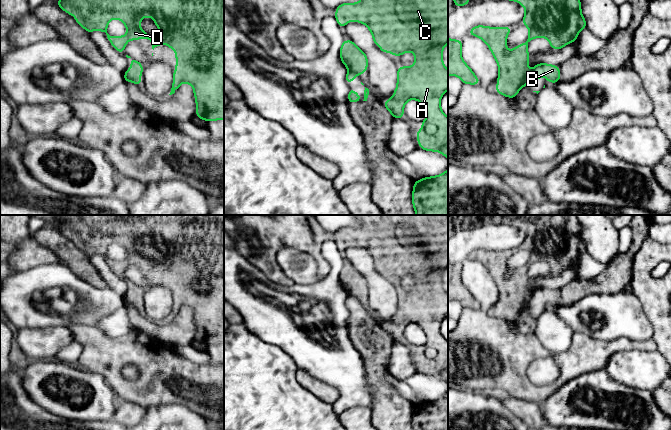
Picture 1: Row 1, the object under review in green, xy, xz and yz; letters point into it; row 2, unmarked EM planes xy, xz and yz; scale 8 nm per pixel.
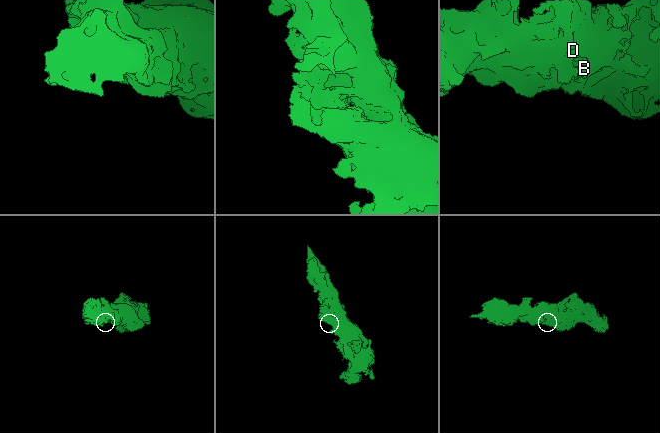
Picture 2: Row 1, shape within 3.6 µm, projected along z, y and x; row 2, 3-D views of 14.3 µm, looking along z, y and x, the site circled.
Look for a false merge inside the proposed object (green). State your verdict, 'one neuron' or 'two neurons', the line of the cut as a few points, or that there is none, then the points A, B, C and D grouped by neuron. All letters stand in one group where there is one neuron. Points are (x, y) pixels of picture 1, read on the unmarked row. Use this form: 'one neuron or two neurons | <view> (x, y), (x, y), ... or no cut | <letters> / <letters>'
two neurons | xz (349, 294), (357, 299) | A C D / B

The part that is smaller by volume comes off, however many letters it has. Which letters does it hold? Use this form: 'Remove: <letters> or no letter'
Remove: B

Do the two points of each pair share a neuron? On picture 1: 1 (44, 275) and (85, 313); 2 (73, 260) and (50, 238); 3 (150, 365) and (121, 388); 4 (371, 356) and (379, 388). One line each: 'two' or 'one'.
1: one
2: one
3: one
4: one

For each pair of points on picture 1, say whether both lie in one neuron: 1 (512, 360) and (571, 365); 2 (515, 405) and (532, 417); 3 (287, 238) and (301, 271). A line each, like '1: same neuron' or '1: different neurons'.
1: same neuron
2: same neuron
3: different neurons

